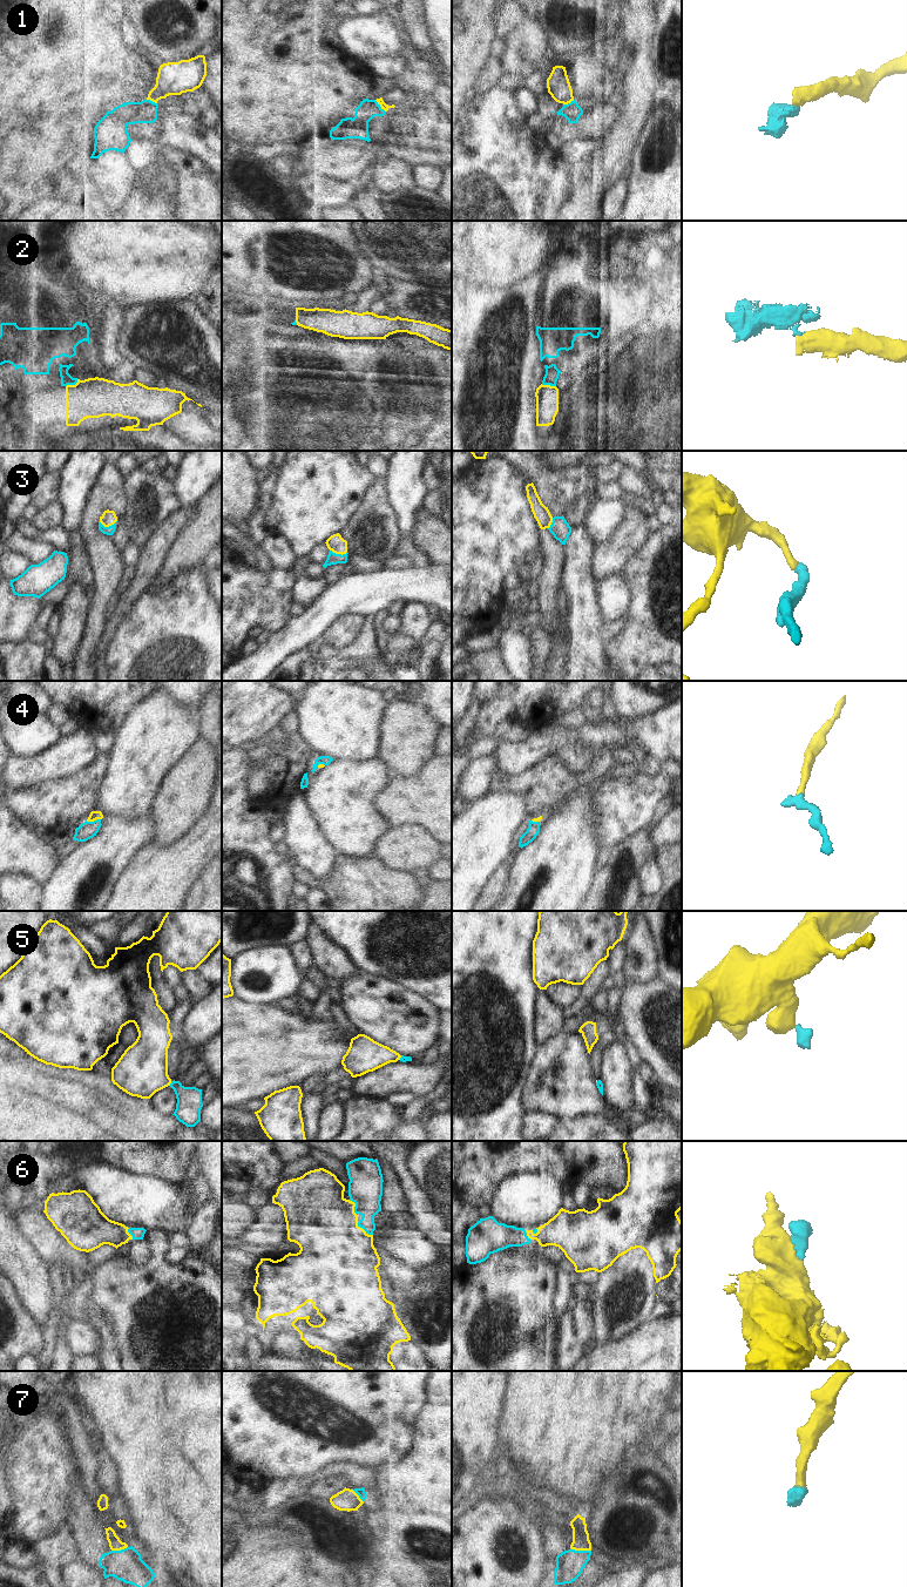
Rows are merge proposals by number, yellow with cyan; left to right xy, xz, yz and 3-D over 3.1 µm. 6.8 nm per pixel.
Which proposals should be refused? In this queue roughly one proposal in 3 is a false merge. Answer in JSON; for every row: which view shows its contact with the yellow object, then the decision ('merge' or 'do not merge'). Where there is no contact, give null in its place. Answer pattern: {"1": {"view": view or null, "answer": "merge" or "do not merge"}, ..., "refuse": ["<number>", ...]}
{"1": {"view": "xz", "answer": "do not merge"}, "2": {"view": "xy", "answer": "do not merge"}, "3": {"view": "xy", "answer": "merge"}, "4": {"view": "xy", "answer": "merge"}, "5": {"view": "xy", "answer": "merge"}, "6": {"view": "xz", "answer": "merge"}, "7": {"view": "yz", "answer": "merge"}, "refuse": ["1", "2"]}

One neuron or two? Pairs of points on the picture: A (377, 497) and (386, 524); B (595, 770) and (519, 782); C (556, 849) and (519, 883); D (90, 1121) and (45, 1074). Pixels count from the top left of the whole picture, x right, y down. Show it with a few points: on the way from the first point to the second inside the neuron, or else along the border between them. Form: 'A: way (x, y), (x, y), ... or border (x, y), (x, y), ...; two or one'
A: way (377, 504), (377, 514), (379, 517); one
B: way (576, 780), (537, 782); one
C: way (547, 858), (528, 875); one
D: way (79, 1109), (55, 1086); one

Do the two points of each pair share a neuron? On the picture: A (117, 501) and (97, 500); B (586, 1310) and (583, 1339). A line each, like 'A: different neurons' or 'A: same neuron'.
A: same neuron
B: same neuron

